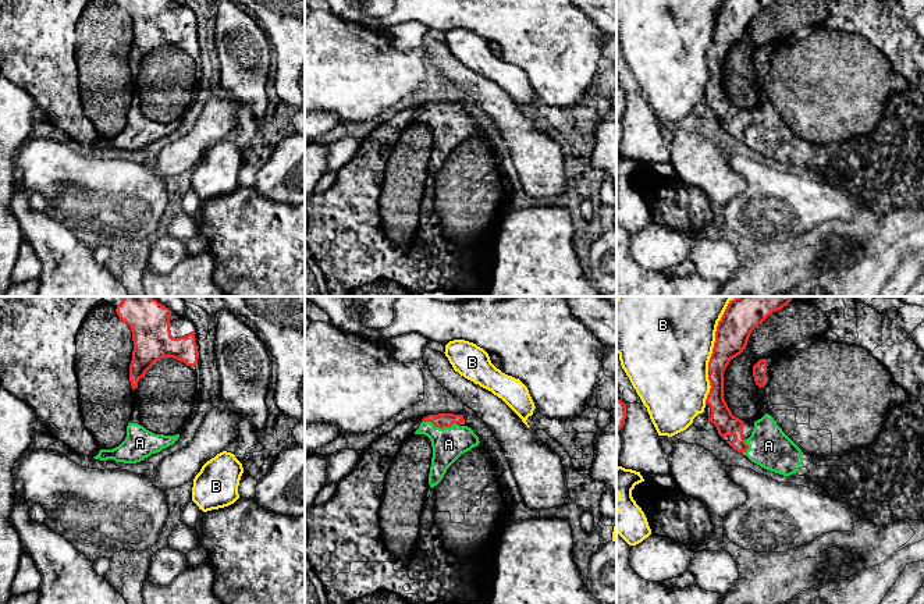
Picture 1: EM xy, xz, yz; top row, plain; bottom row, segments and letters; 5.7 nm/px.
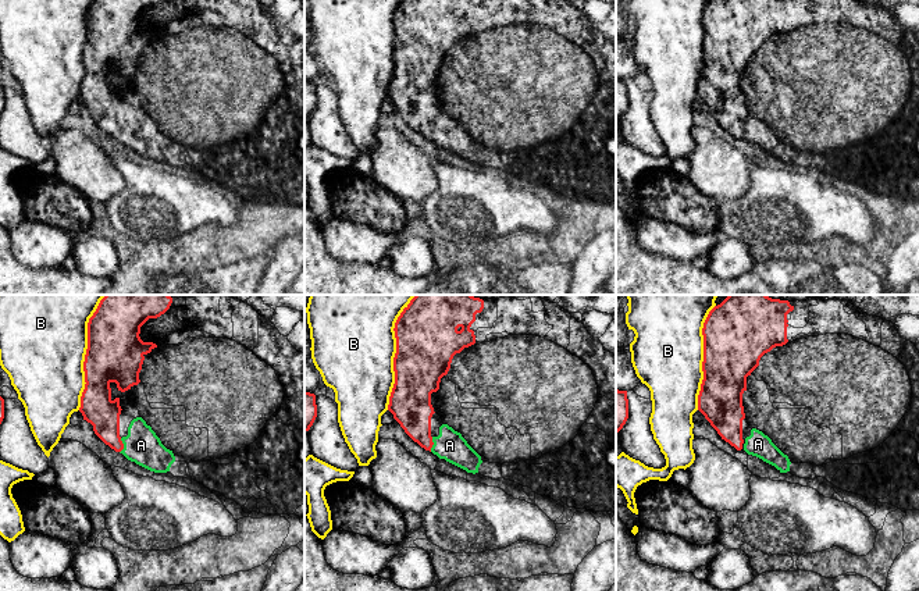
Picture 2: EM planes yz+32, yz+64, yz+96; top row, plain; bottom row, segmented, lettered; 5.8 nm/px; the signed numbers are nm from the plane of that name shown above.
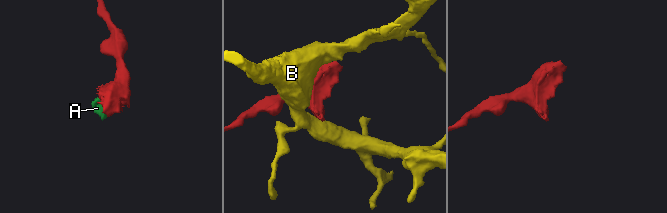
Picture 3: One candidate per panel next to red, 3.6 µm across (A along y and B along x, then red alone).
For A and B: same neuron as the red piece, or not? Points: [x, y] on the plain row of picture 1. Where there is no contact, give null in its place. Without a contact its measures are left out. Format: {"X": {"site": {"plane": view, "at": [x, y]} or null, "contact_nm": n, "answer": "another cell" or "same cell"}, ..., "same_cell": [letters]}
{"A": {"site": {"plane": "xz", "at": [440, 116]}, "contact_nm": 200, "answer": "same cell"}, "B": {"site": {"plane": "yz", "at": [715, 29]}, "contact_nm": 360, "answer": "another cell"}, "same_cell": ["A"]}

